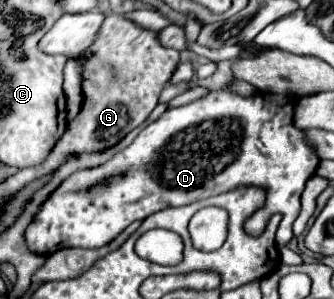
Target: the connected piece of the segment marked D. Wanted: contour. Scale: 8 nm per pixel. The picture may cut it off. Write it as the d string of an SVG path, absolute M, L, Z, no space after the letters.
M218 90L190 104L166 110L156 122L148 124L136 136L136 140L124 150L120 150L114 158L96 168L78 170L72 176L68 176L42 202L34 220L26 226L24 230L26 248L32 254L40 256L56 252L60 246L98 248L116 238L134 220L144 220L150 214L164 210L168 206L184 206L214 194L228 192L242 184L266 188L265 208L258 210L262 222L258 226L258 234L264 230L264 224L272 214L280 213L283 218L277 228L275 242L278 247L285 246L292 238L292 222L300 214L300 194L304 190L304 184L318 166L314 150L310 148L310 144L306 144L302 132L294 126L294 104L296 104L294 100L296 98L278 94L256 94L250 98L242 98L238 94Z

